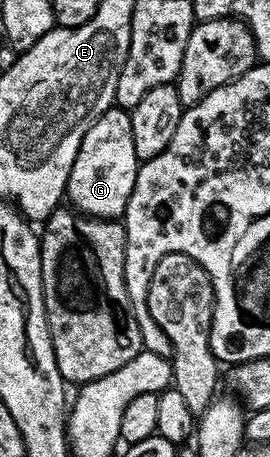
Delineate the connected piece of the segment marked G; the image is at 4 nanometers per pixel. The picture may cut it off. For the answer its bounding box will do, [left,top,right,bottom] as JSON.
[67,107,138,220]

